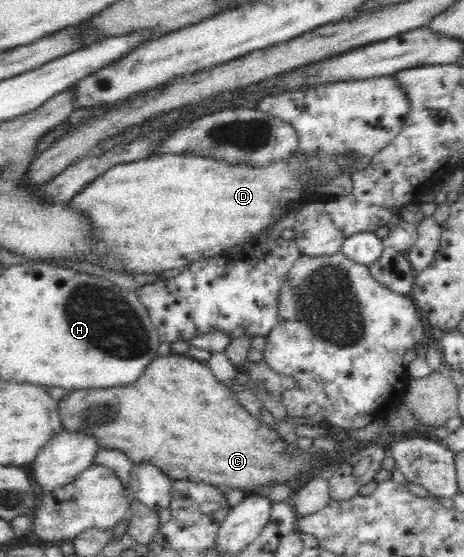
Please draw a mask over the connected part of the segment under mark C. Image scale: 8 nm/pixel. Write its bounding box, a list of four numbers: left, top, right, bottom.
[56,354,332,494]

